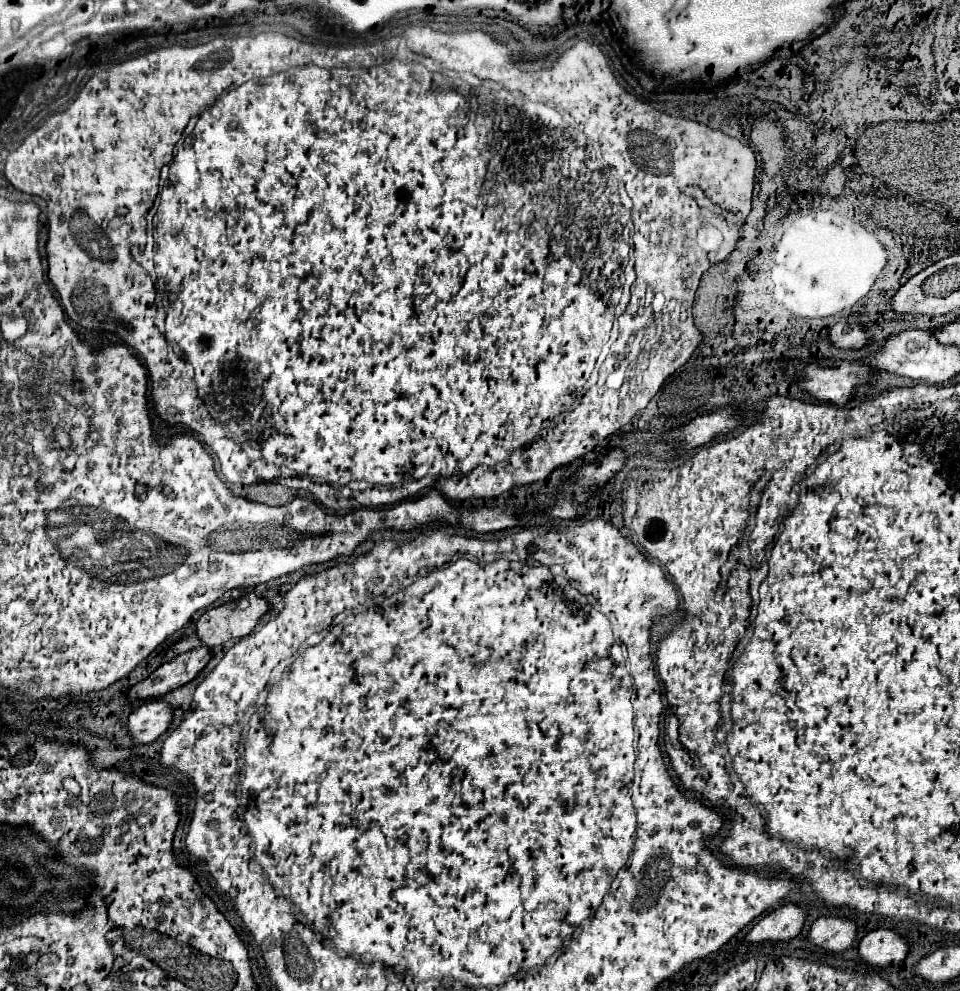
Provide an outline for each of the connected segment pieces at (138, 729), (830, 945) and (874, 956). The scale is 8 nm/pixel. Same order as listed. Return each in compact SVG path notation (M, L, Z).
M149 700L129 714L127 720L129 736L139 744L153 742L167 730L171 718L173 718L173 710L169 704L161 700Z
M821 916L811 924L811 932L807 940L825 952L839 954L847 950L857 936L857 928L851 920L847 918L837 918L837 916Z
M879 928L879 930L865 934L859 940L857 952L865 964L885 968L889 964L903 962L903 958L909 952L909 946L899 934L885 930L885 928Z

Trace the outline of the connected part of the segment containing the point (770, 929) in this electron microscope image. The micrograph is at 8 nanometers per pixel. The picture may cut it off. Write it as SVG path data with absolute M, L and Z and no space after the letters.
M795 904L779 906L777 910L765 914L743 938L745 944L761 944L761 942L779 942L779 940L791 940L795 938L805 922L803 908Z

